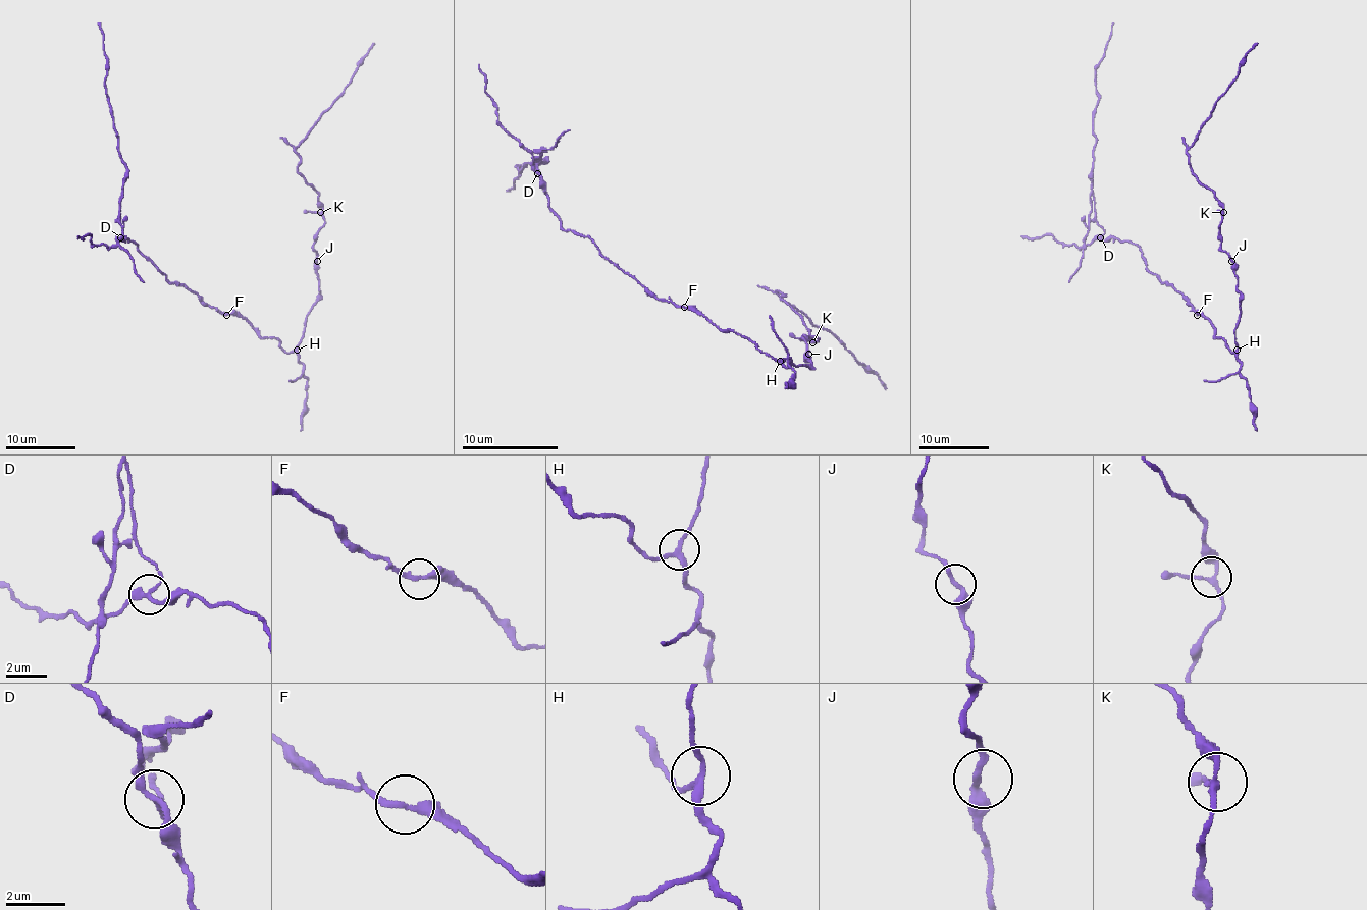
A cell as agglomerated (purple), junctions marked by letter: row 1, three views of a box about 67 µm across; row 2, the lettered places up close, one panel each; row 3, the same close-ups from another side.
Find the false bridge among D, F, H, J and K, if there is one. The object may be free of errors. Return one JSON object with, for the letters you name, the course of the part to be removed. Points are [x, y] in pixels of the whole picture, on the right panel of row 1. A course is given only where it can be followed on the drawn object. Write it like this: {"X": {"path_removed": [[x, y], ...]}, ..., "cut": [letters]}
{"D": {"path_removed": [[1100, 238], [1105, 231], [1096, 221], [1093, 116], [1096, 64], [1113, 22]]}, "cut": ["D"]}

